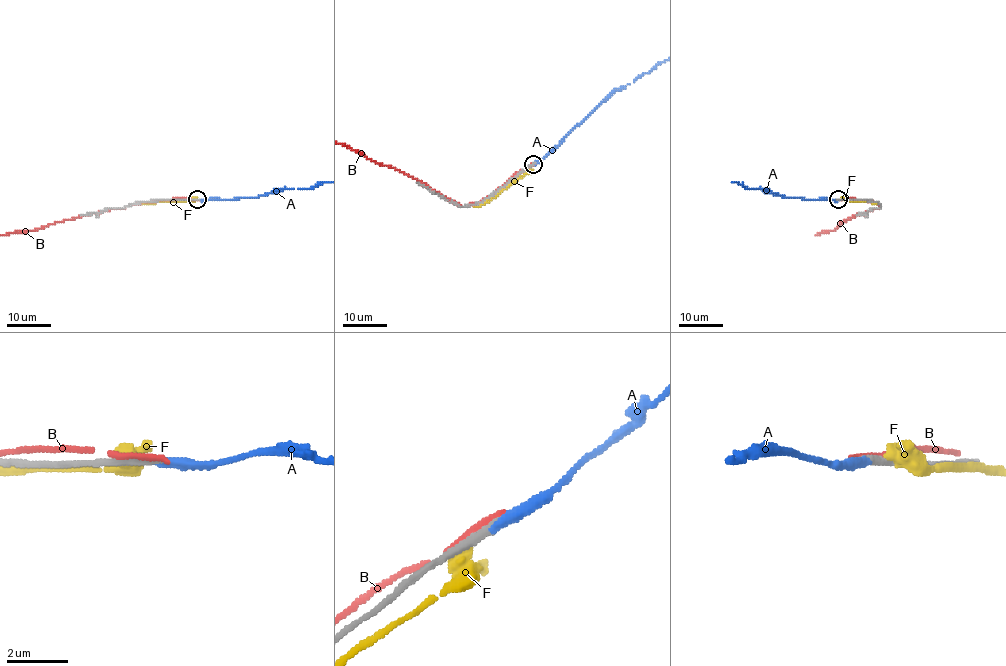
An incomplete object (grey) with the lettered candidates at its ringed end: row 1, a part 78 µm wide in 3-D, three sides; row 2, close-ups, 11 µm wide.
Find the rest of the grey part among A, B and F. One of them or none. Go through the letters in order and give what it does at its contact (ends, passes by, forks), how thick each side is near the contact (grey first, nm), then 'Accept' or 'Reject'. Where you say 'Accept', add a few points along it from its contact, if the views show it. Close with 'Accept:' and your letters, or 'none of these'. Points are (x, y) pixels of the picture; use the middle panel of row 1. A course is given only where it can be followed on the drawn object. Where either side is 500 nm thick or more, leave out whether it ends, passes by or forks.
A: It ends there. Thickness 300 nm (grey) against 340 nm. Accept
B: It ends there. Thickness 360 nm (grey) against 240 nm. Reject
F: Thickness 240 nm (grey) against 600 nm. Reject
Accept: A

